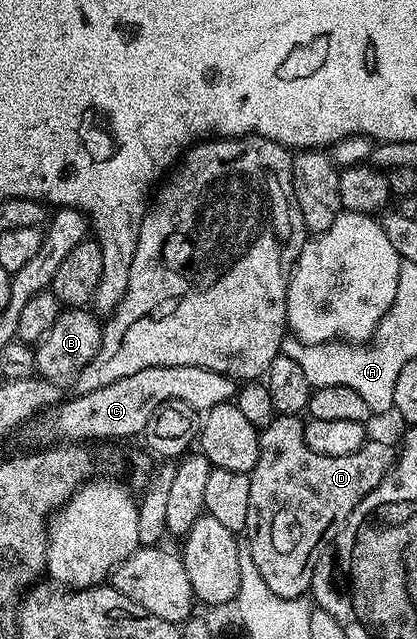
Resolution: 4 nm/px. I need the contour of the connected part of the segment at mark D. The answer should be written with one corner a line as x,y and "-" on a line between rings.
281,414
276,416
270,424
262,427
258,431
260,451
257,455
256,466
249,473
249,510
247,525
245,527
245,535
247,534
245,542
246,545
251,547
253,564
257,564
257,568
261,572
265,584
269,584
269,588
273,588
273,592
284,596
303,596
310,591
313,572
315,571
315,566
319,563
319,559
328,553
329,547
341,532
341,528
349,520
353,508
357,508
357,504
361,504
361,500
365,500
365,496
369,496
369,492
373,492
373,488
377,488
377,484
381,484
381,480
390,472
397,457
396,447
391,447
387,442
373,442
373,440
367,440
363,446
357,448
355,452
350,452
349,455
329,456
318,454
311,450
309,444
306,443
306,438
303,435
304,425
305,422
302,417
294,414

